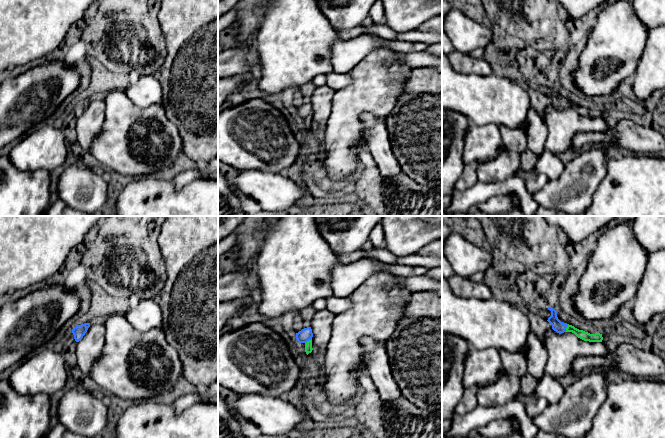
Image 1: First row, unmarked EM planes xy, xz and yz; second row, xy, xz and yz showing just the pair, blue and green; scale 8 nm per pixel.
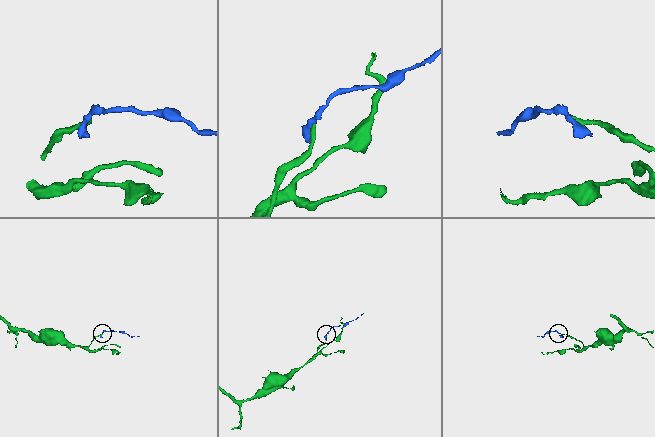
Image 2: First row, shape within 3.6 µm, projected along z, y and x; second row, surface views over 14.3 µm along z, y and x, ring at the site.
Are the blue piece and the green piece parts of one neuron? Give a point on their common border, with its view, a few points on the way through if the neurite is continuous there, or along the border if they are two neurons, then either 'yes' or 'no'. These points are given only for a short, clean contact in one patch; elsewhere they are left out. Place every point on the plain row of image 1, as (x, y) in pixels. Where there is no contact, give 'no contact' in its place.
contact yz (566, 103); way yz (558, 102), (566, 103), (581, 110); yes

